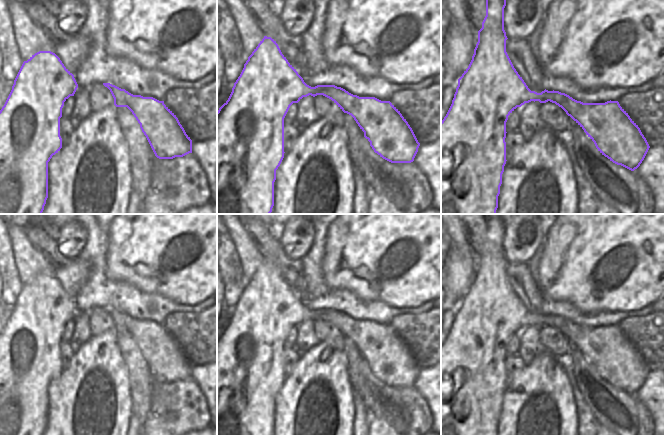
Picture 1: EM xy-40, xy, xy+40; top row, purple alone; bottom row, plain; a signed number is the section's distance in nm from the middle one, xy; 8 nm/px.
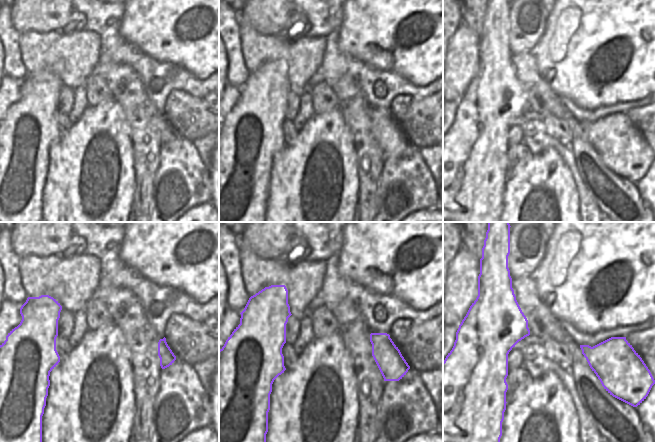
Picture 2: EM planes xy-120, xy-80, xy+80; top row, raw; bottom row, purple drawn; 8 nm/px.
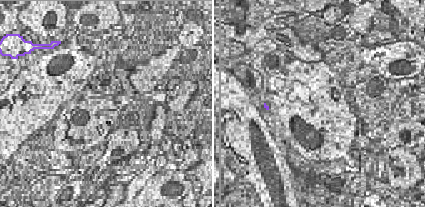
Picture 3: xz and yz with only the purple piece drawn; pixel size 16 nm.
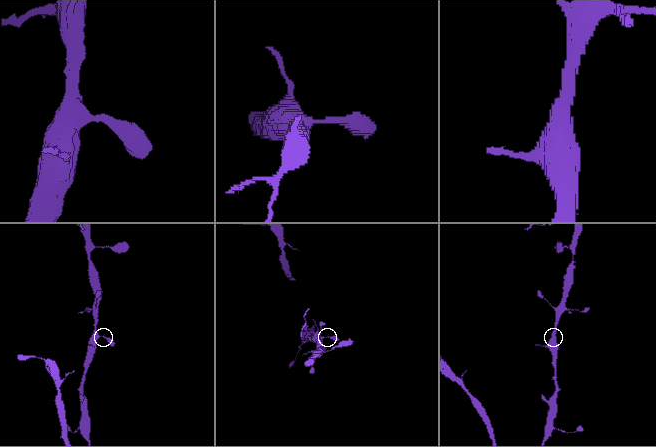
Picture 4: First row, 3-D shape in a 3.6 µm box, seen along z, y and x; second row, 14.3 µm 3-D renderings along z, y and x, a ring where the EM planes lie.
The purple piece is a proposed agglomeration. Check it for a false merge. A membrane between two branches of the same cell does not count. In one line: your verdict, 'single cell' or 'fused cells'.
single cell

